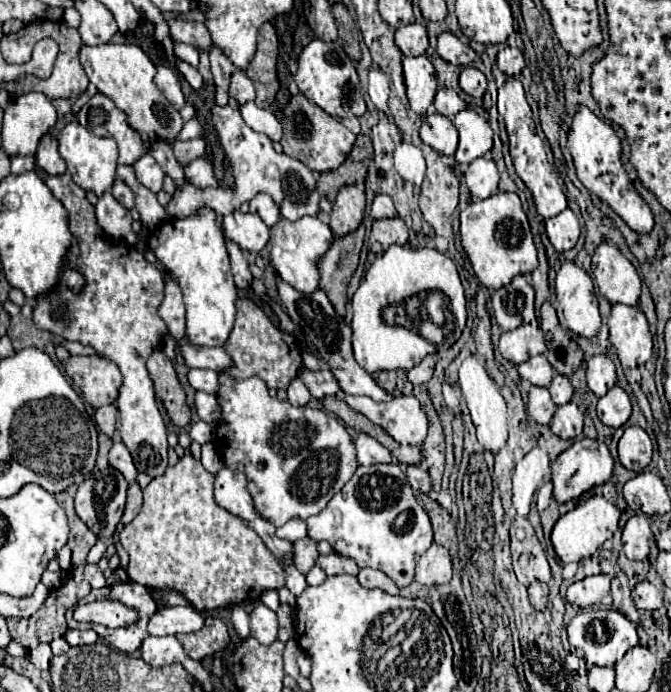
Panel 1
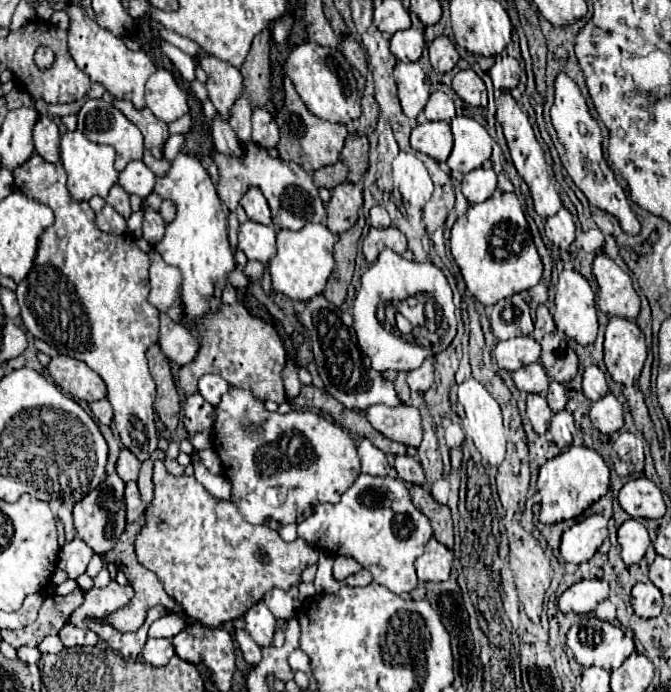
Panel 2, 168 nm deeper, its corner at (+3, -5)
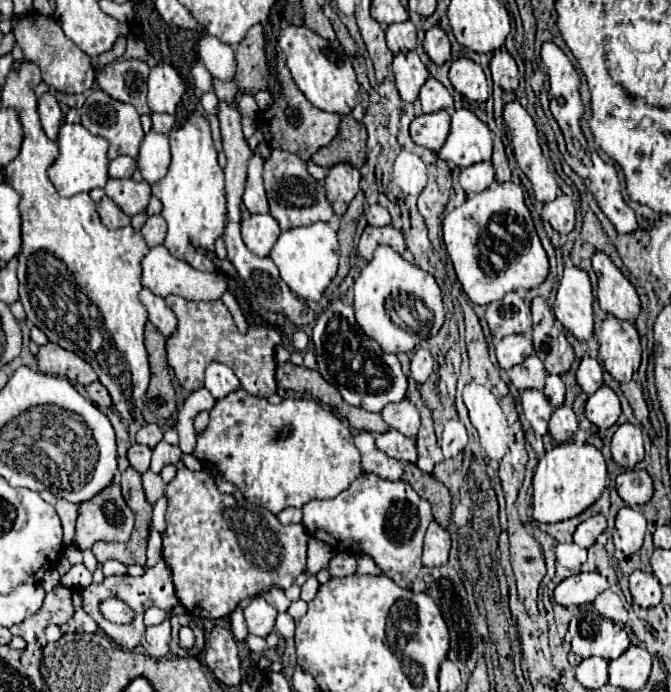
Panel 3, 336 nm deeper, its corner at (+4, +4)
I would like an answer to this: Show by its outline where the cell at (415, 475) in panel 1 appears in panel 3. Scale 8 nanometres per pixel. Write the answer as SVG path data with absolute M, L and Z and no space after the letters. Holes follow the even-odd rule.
M391 429L375 439L377 447L385 451L389 457L403 461L403 463L417 463L417 447L413 437L405 437L399 431Z

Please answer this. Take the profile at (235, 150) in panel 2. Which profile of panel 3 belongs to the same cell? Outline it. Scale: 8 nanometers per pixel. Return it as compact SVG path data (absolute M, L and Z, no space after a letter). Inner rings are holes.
M251 155L243 187L243 205L247 207L249 213L269 213L261 171L263 171L263 159L259 155Z

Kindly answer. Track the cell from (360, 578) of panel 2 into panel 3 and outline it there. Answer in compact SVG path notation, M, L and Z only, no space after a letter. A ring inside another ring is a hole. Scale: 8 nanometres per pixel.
M337 553L331 561L329 561L329 573L333 577L347 577L353 575L357 569L357 559L349 553Z

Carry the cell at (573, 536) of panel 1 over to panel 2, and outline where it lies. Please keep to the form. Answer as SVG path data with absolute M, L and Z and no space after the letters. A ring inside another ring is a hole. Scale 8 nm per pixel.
M594 514L576 522L562 536L560 552L564 562L570 564L588 562L606 538L608 538L608 520L604 516Z

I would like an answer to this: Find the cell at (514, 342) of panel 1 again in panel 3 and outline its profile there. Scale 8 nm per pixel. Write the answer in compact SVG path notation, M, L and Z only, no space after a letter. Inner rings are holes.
M521 333L521 335L507 335L505 339L501 339L495 347L497 353L497 361L503 369L511 369L517 363L523 363L529 355L535 353L533 343Z

